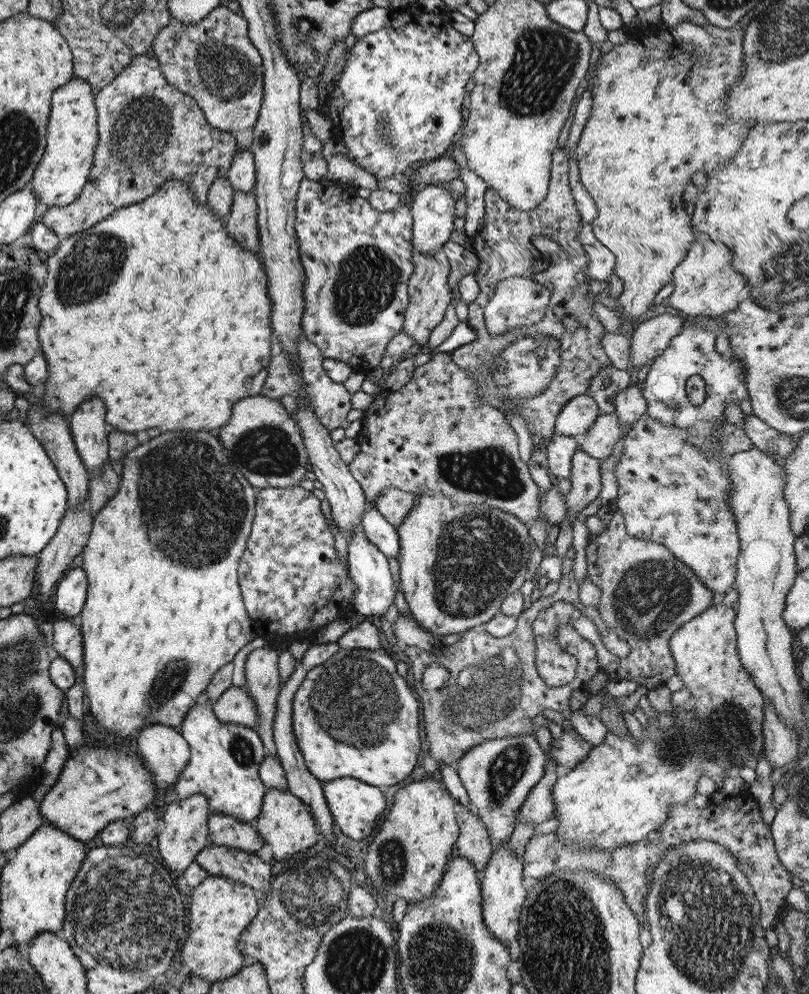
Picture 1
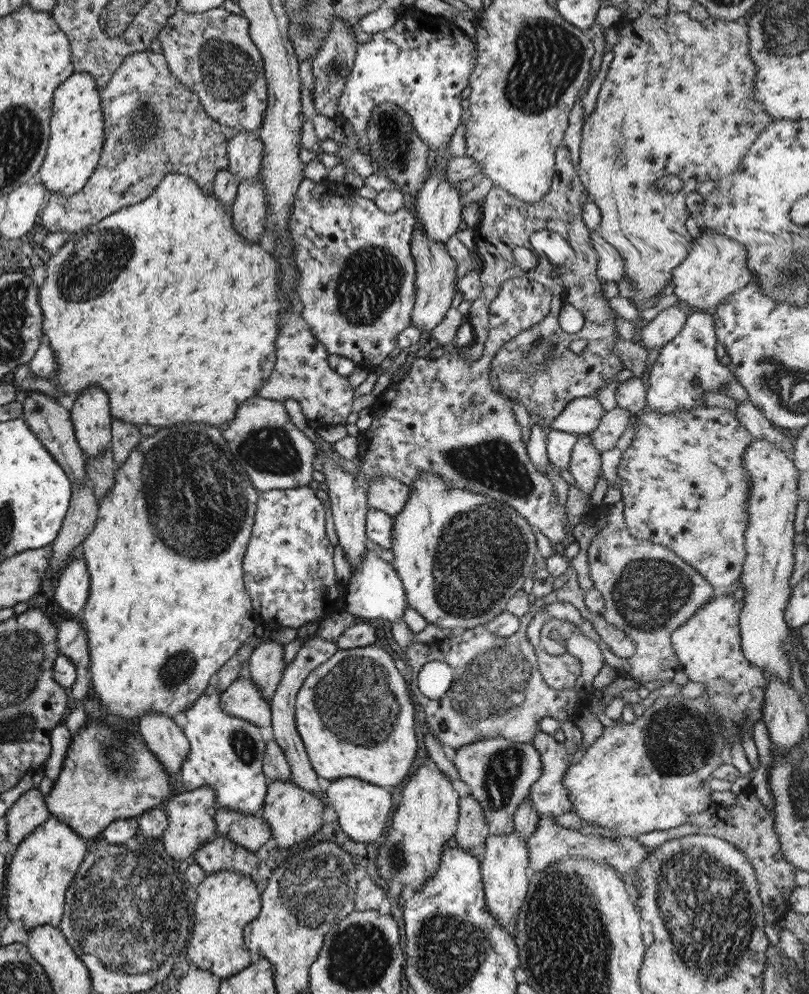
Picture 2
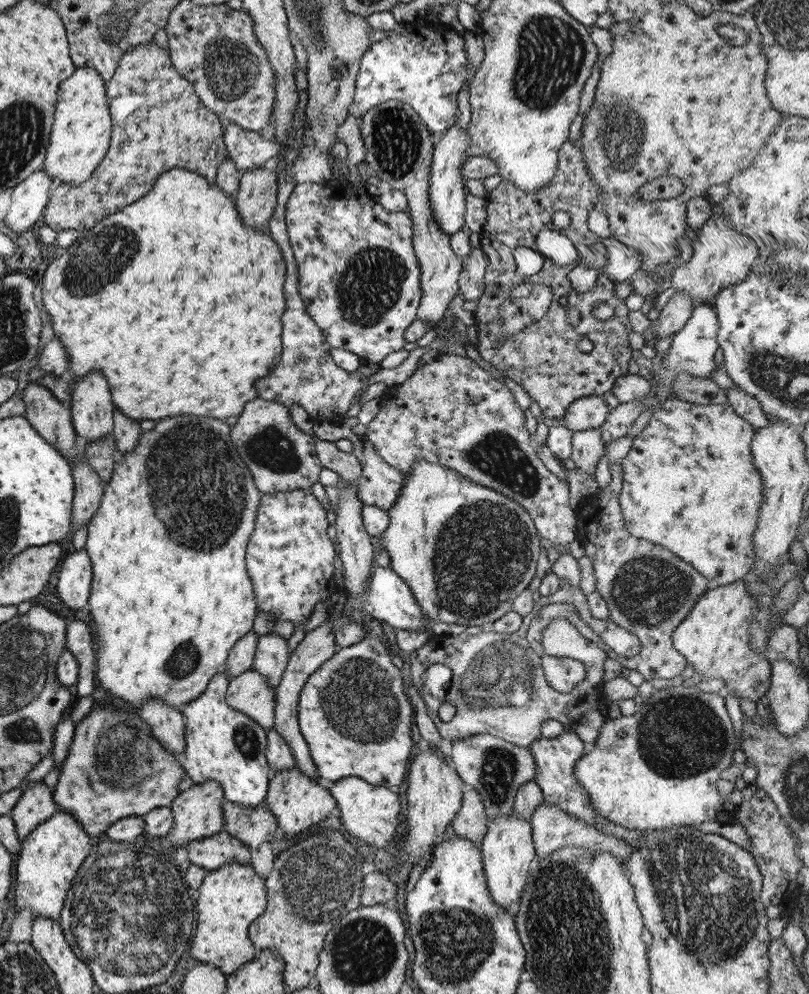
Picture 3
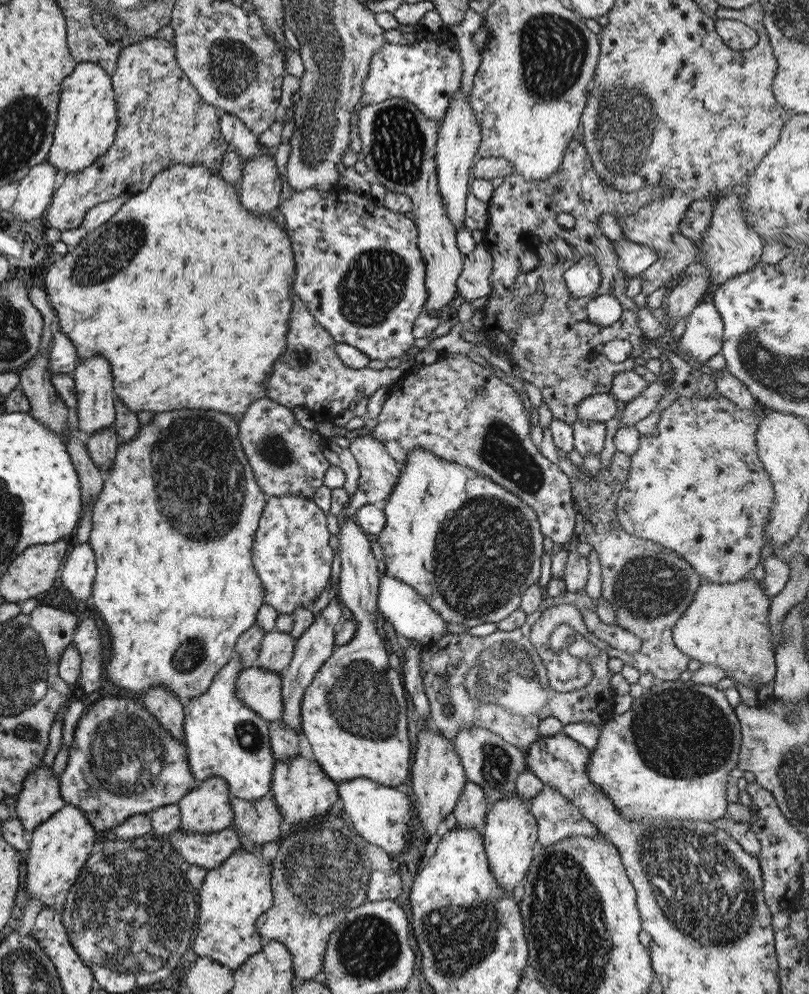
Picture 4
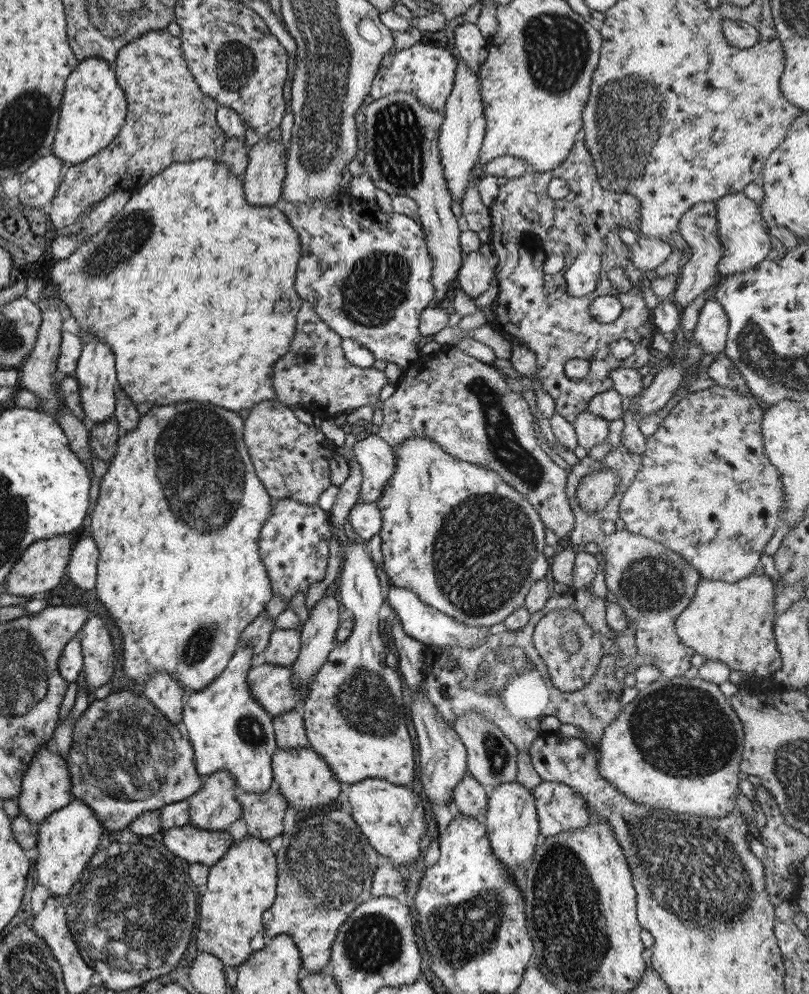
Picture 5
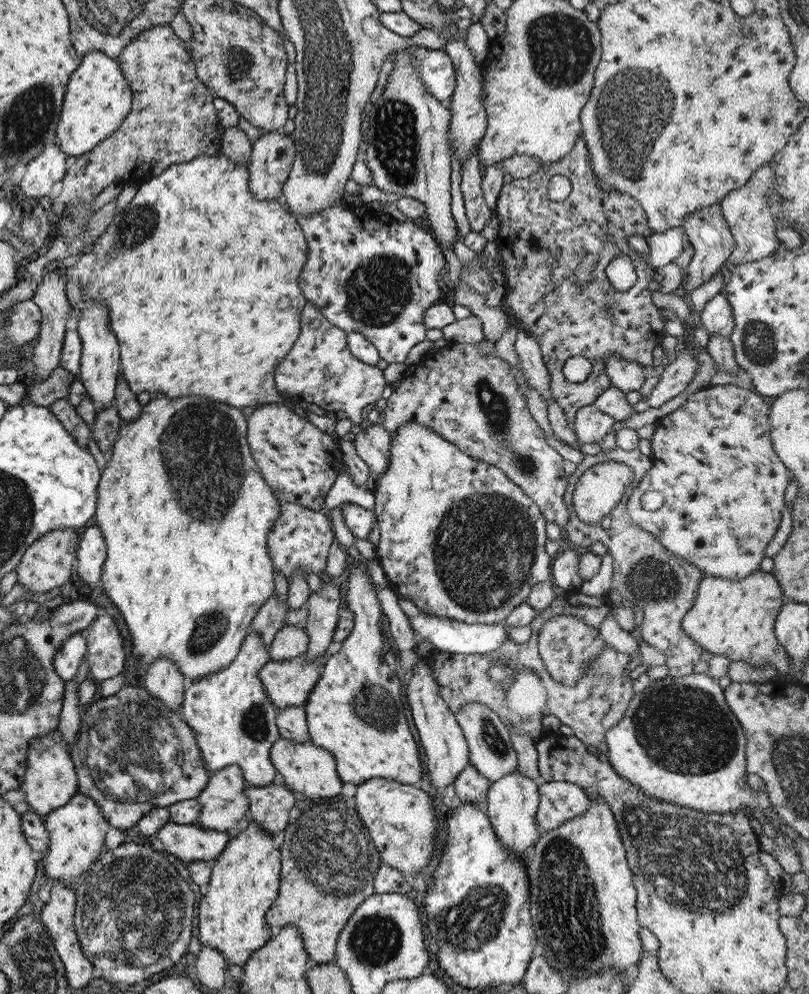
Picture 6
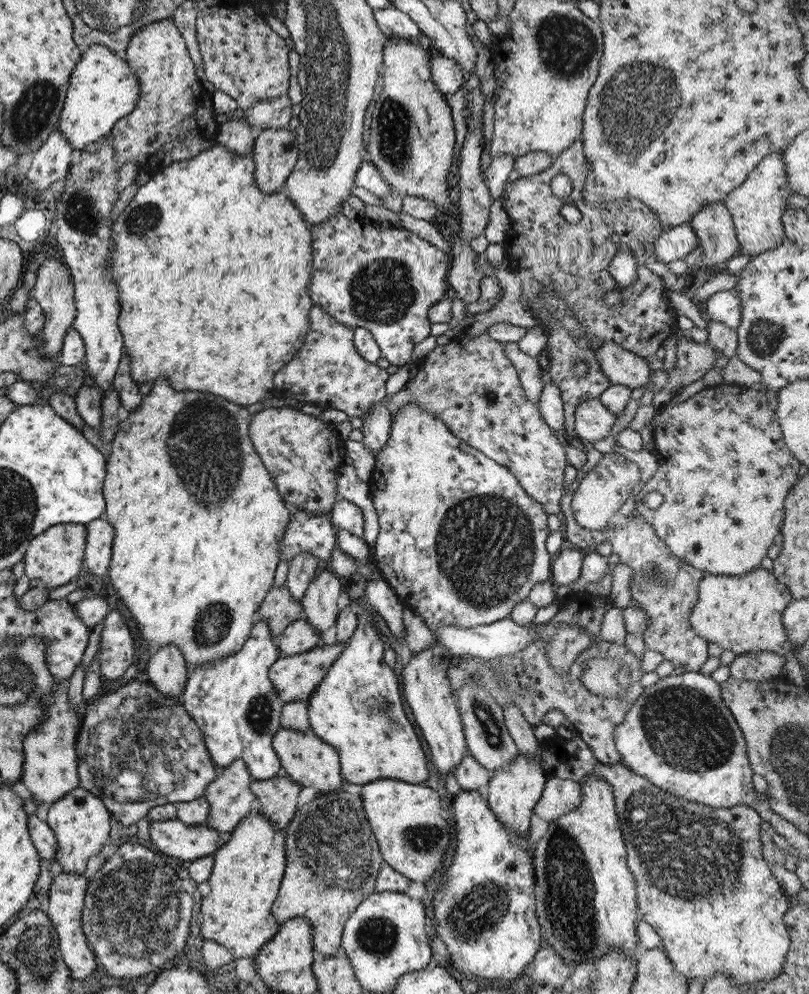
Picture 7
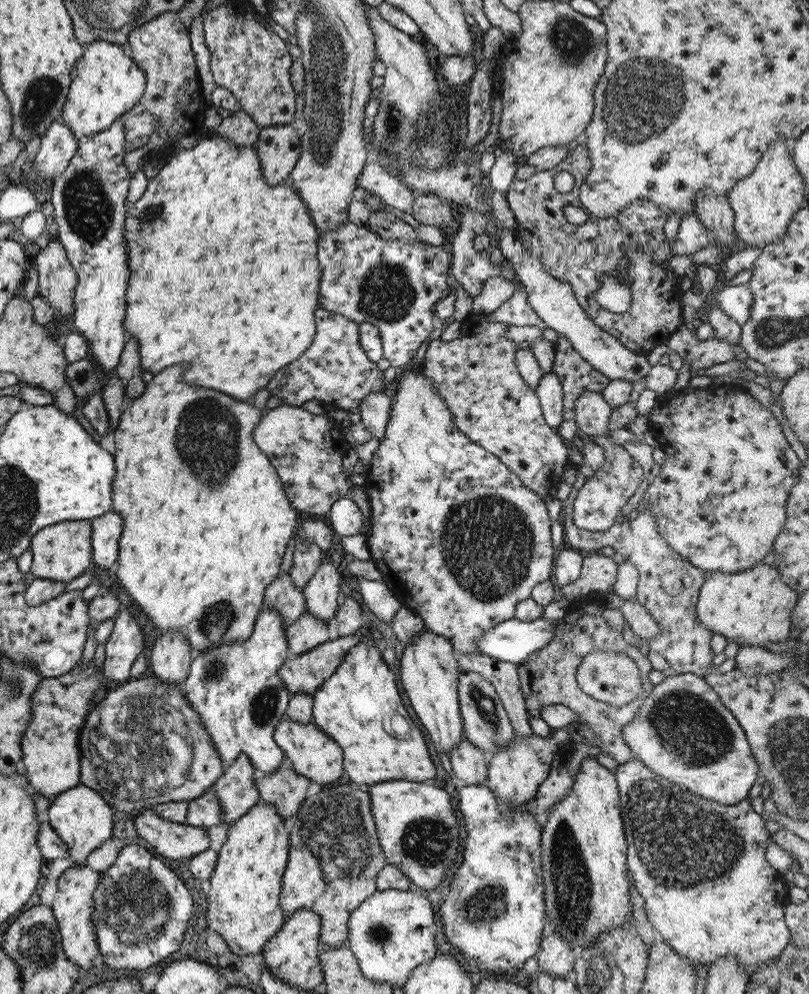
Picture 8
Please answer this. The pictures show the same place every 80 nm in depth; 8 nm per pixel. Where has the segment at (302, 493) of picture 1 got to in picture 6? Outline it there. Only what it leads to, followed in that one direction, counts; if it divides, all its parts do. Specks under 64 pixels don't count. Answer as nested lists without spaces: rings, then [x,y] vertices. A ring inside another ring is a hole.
[[[281,504],[280,515],[269,531],[266,542],[274,572],[284,574],[287,581],[293,571],[301,571],[305,576],[310,572],[319,574],[325,568],[327,552],[335,540],[333,534],[327,511],[314,511],[298,504]]]

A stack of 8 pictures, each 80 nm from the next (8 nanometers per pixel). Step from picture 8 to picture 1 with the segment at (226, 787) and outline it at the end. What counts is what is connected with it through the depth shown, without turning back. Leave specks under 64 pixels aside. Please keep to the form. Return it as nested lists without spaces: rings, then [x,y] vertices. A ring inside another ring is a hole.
[[[199,793],[167,804],[161,819],[163,826],[161,826],[156,839],[161,862],[171,873],[181,874],[189,864],[194,862],[195,856],[208,845],[207,819],[210,815],[206,796]]]

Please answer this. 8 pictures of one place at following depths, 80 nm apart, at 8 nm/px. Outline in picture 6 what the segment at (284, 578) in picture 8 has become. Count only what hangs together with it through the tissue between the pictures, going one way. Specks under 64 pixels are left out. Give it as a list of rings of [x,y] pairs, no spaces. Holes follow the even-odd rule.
[[[272,594],[257,610],[249,630],[260,634],[266,648],[270,646],[275,633],[284,625],[285,613],[289,608],[286,601],[282,603]]]

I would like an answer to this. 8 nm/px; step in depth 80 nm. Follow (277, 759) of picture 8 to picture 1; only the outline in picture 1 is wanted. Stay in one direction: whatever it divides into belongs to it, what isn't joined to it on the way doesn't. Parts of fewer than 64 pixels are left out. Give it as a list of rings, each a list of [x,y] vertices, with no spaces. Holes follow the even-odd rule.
[[[198,700],[182,720],[180,733],[187,741],[190,755],[174,784],[179,799],[199,793],[205,795],[211,814],[235,817],[250,822],[259,814],[267,788],[260,782],[258,766],[266,752],[252,727],[220,723],[209,701]]]

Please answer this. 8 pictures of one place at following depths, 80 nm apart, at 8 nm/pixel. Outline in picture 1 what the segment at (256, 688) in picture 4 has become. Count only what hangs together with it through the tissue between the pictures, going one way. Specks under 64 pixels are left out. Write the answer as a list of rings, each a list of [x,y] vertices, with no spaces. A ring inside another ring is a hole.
[[[231,685],[215,699],[212,711],[220,723],[235,723],[246,727],[258,723],[258,712],[246,686],[238,688]]]

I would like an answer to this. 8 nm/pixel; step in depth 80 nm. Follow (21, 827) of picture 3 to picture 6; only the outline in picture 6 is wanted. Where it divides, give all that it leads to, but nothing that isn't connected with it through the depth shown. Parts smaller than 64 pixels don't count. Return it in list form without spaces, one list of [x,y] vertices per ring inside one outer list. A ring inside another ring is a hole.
[[[58,729],[36,736],[28,742],[26,769],[20,789],[25,792],[29,811],[46,815],[59,805],[65,804],[77,791],[76,774],[70,757],[70,750]]]

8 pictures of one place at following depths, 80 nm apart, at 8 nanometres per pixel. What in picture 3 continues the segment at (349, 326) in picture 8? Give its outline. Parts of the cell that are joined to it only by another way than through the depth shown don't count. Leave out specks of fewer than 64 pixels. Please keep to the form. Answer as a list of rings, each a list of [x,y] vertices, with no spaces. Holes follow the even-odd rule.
[[[279,156],[277,159],[278,165],[276,169],[279,172],[277,178],[277,196],[275,196],[275,208],[266,222],[266,228],[269,230],[272,239],[278,244],[286,264],[285,282],[282,288],[286,305],[281,315],[282,331],[280,334],[281,353],[279,361],[274,365],[271,373],[259,382],[256,394],[262,400],[277,402],[287,408],[291,407],[291,405],[299,405],[309,417],[321,416],[323,420],[339,420],[351,406],[350,400],[351,398],[355,398],[357,392],[367,389],[369,385],[376,382],[383,383],[387,388],[395,384],[401,384],[401,382],[407,380],[415,371],[419,357],[426,351],[438,352],[441,348],[455,347],[458,340],[451,341],[448,339],[441,341],[436,337],[426,349],[417,347],[408,352],[407,358],[399,366],[389,368],[389,370],[387,368],[379,368],[377,372],[371,374],[371,376],[367,376],[367,378],[359,378],[354,371],[345,372],[345,370],[337,368],[333,364],[333,360],[331,360],[330,348],[327,342],[323,340],[323,334],[321,334],[318,326],[307,314],[303,301],[299,298],[296,289],[296,264],[290,244],[288,243],[284,220],[285,204],[296,183],[286,180],[287,175],[281,170],[282,161]]]

